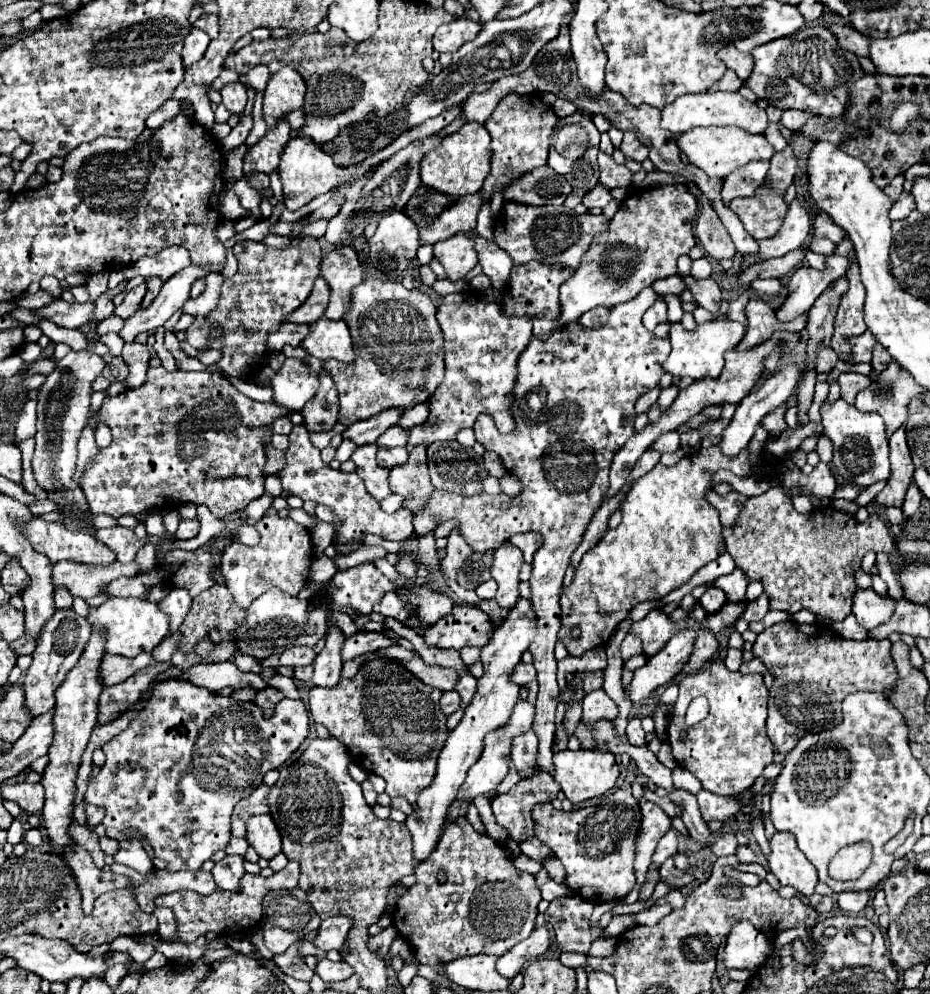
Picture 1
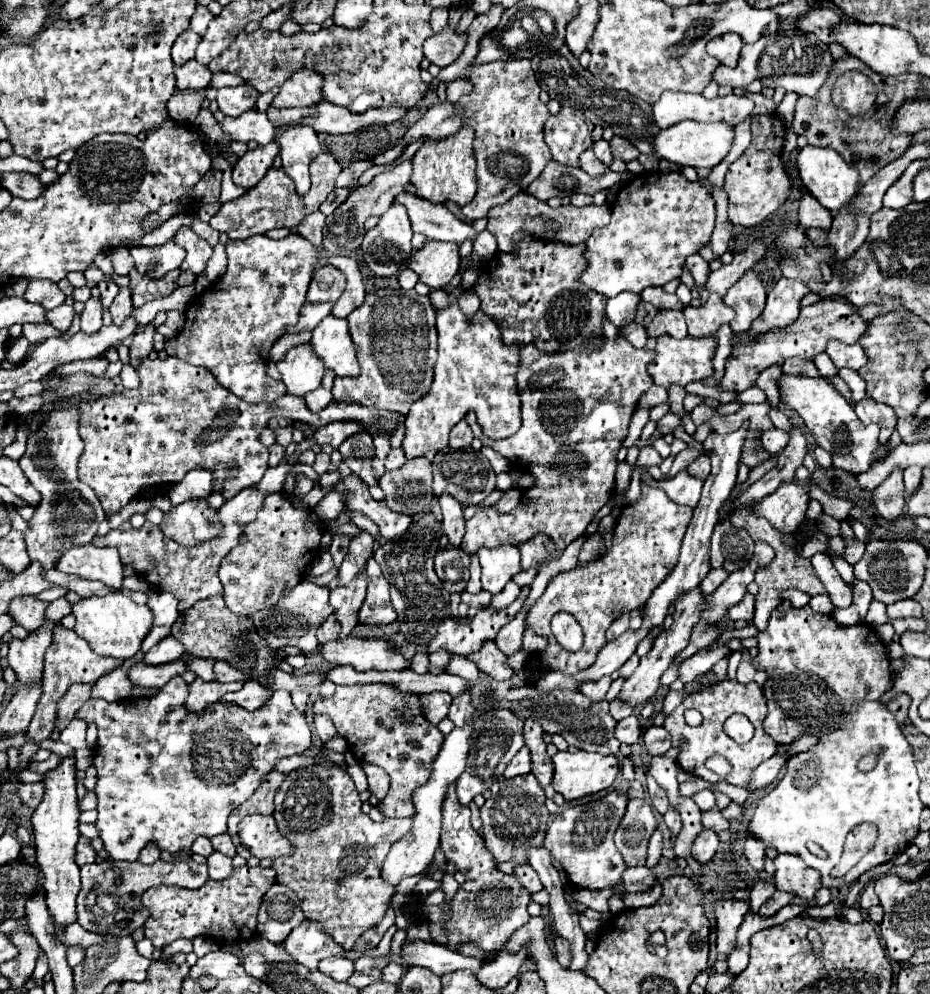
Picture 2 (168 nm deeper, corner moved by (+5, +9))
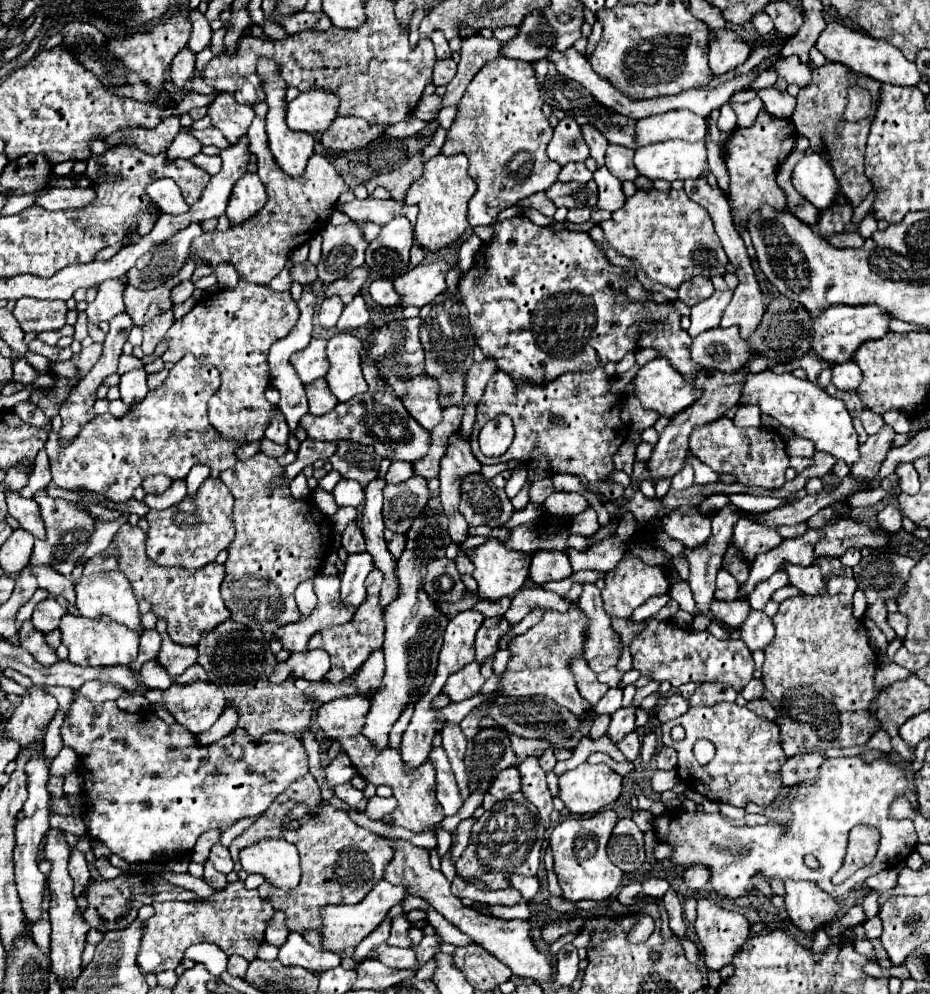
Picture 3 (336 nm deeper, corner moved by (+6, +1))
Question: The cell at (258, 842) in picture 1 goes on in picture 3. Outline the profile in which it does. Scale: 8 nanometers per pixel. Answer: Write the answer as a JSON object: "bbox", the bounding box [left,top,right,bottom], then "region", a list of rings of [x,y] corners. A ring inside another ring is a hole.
{"bbox":[241,840,301,890],"region":[[[261,840],[245,850],[241,850],[241,866],[247,874],[261,874],[269,884],[281,890],[293,890],[301,880],[299,854],[293,844],[287,840]]]}

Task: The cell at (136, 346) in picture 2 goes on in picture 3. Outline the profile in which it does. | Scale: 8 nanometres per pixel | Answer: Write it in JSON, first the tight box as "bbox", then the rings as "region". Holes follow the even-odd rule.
{"bbox":[141,308,175,354],"region":[[[171,308],[167,312],[159,314],[157,318],[153,318],[153,322],[143,328],[143,344],[141,344],[141,348],[143,348],[145,354],[151,354],[155,350],[157,342],[167,334],[167,330],[171,328],[173,322],[175,322],[175,318],[173,318],[173,308]]]}

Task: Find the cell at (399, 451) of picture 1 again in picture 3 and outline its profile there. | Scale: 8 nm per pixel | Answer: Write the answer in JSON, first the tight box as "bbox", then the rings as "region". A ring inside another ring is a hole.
{"bbox":[385,462,413,484],"region":[[[391,462],[391,468],[385,476],[385,482],[389,484],[399,484],[405,482],[413,476],[413,466],[409,462]]]}

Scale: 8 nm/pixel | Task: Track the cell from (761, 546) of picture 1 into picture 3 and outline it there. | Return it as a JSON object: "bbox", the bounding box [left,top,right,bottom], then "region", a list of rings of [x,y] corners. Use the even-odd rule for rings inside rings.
{"bbox":[739,610,775,650],"region":[[[751,610],[749,618],[741,624],[739,632],[741,640],[749,646],[749,650],[763,650],[775,636],[771,618],[759,610]]]}

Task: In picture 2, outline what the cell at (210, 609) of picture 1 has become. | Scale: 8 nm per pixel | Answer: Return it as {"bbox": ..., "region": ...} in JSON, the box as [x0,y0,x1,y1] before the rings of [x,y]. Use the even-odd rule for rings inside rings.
{"bbox":[172,596,274,676],"region":[[[210,596],[198,600],[192,608],[182,612],[172,624],[172,636],[184,646],[186,654],[198,658],[228,660],[236,668],[252,668],[252,676],[262,676],[274,666],[274,652],[262,642],[254,628],[248,626],[248,616],[238,616],[226,610],[222,596]]]}

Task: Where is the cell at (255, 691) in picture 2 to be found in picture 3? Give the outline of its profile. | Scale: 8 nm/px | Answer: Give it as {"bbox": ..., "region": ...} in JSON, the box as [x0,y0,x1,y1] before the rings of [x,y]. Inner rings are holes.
{"bbox":[195,708,237,746],"region":[[[227,708],[227,710],[223,710],[223,714],[219,716],[219,720],[217,720],[207,732],[197,734],[195,738],[197,738],[199,744],[209,746],[209,744],[213,744],[213,742],[225,738],[225,734],[233,732],[233,730],[235,730],[235,724],[237,724],[237,714],[235,714],[235,710]]]}

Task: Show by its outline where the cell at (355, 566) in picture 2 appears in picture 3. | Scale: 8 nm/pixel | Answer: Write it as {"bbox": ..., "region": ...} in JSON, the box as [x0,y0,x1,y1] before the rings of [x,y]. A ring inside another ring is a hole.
{"bbox":[343,522,365,554],"region":[[[351,522],[345,530],[343,530],[343,548],[347,550],[347,554],[355,554],[355,552],[363,552],[365,550],[365,538],[361,534],[361,528],[357,526],[357,522]]]}

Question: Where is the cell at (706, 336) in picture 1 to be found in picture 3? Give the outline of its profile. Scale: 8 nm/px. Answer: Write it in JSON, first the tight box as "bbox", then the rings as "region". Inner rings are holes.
{"bbox":[633,358,701,418],"region":[[[665,358],[647,362],[633,378],[633,386],[641,406],[665,418],[673,418],[701,398],[701,390],[675,374]]]}

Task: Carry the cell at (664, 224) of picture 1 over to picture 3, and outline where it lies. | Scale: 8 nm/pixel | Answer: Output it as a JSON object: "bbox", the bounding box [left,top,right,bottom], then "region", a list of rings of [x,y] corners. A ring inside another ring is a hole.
{"bbox":[599,190,729,290],"region":[[[637,190],[637,194],[633,194],[631,198],[627,198],[625,206],[617,212],[613,212],[613,216],[605,222],[599,224],[609,240],[609,244],[623,256],[631,256],[635,258],[643,270],[647,272],[647,276],[651,280],[657,280],[673,290],[677,290],[683,282],[689,282],[695,276],[725,276],[727,274],[727,264],[729,258],[715,234],[713,222],[709,218],[709,212],[699,206],[697,202],[693,202],[685,190],[671,190],[669,194],[663,194],[659,190],[651,190],[651,192],[643,192]]]}

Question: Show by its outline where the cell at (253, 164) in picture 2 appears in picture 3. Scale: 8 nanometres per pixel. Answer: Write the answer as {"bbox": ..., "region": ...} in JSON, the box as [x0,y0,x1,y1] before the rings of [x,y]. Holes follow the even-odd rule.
{"bbox":[227,174,267,226],"region":[[[245,174],[245,178],[241,178],[241,182],[237,182],[237,186],[233,188],[233,194],[229,198],[227,218],[229,218],[231,226],[239,226],[239,224],[251,220],[253,216],[257,216],[257,212],[265,206],[265,202],[267,202],[267,194],[265,194],[265,186],[259,180],[259,176]]]}

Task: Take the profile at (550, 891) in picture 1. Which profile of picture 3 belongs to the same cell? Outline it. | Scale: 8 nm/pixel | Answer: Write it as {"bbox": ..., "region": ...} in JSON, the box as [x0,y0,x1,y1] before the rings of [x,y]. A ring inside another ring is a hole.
{"bbox":[511,874,539,900],"region":[[[513,874],[513,878],[511,878],[511,886],[513,886],[515,890],[519,890],[523,898],[531,900],[531,898],[537,894],[537,890],[539,890],[539,880],[537,880],[537,876]]]}

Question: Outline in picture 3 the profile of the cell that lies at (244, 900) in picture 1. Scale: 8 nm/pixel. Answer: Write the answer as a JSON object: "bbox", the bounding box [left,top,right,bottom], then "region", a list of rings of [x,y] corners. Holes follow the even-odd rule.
{"bbox":[137,882,275,976],"region":[[[243,882],[227,884],[225,890],[213,892],[209,898],[199,902],[155,902],[155,914],[147,920],[147,930],[141,940],[137,966],[143,976],[159,974],[163,970],[175,970],[183,952],[191,944],[209,942],[217,944],[227,956],[239,954],[247,962],[257,958],[257,950],[263,942],[267,920],[275,914],[269,902],[261,900],[257,890],[247,890]]]}

